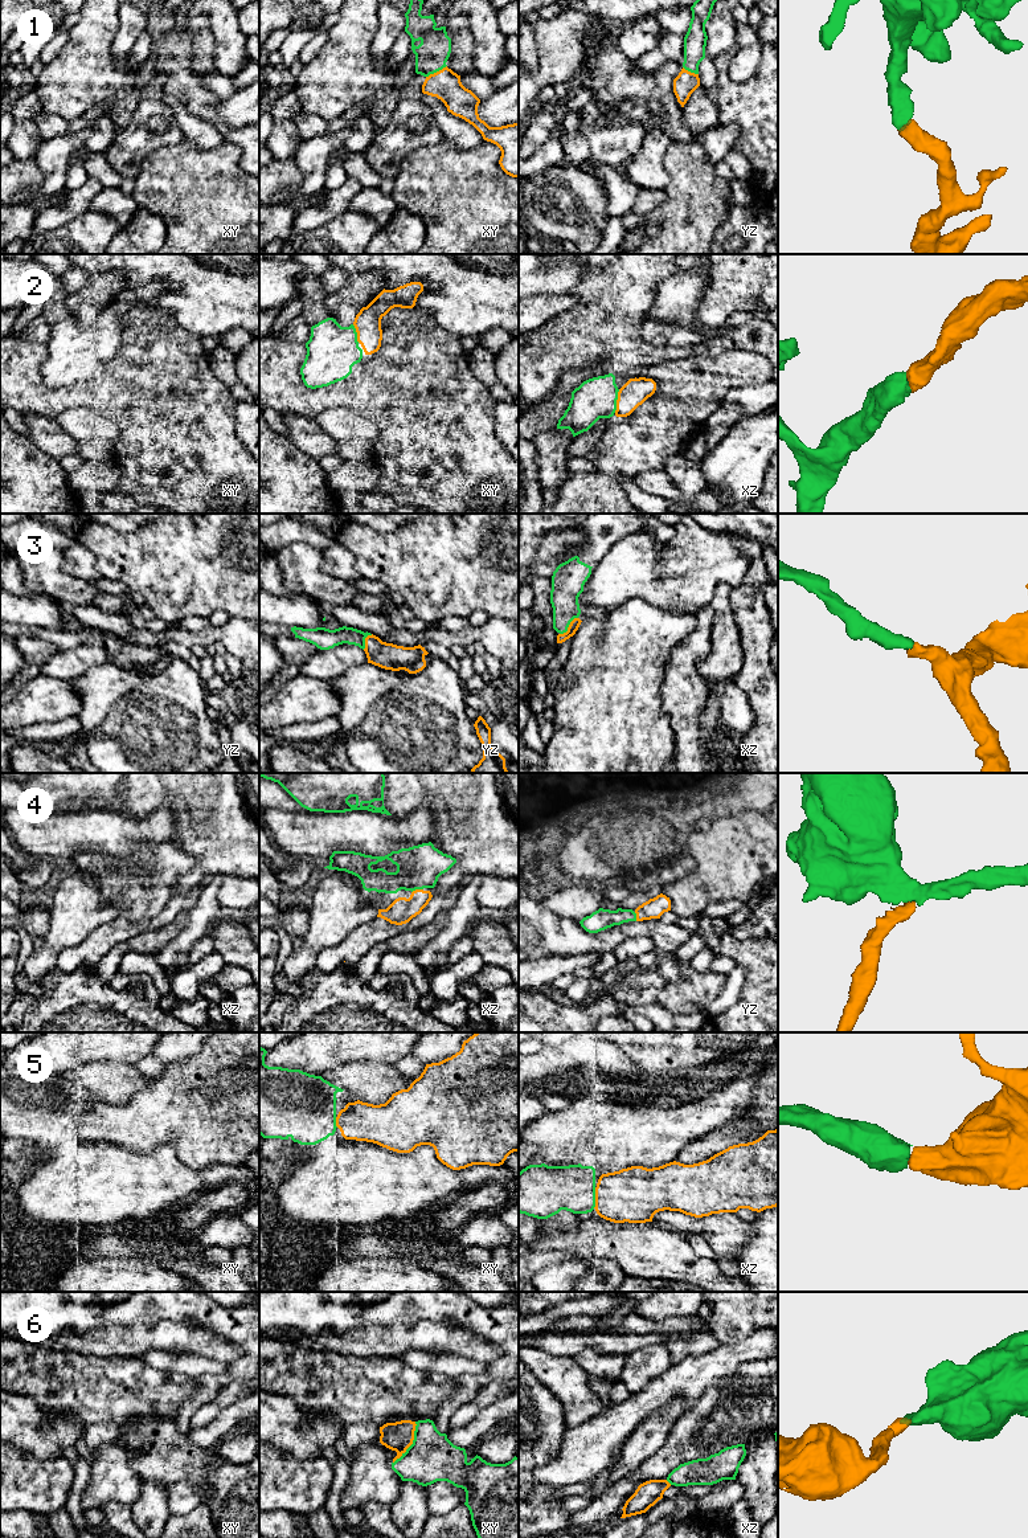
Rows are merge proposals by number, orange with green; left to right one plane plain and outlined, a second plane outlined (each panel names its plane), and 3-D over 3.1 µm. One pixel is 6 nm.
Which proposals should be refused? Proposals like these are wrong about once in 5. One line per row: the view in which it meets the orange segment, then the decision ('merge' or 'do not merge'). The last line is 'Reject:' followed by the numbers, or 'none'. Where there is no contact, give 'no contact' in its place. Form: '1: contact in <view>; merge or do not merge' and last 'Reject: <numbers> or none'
1: contact in xy; merge
2: contact in xz; merge
3: contact in xz; merge
4: contact in xz; merge
5: contact in xz; merge
6: contact in xy; merge
Reject: none

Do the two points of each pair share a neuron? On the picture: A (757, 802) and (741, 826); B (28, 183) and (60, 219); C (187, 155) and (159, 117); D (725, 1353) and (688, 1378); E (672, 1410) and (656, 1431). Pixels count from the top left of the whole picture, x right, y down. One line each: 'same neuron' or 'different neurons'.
A: different neurons
B: different neurons
C: different neurons
D: same neuron
E: same neuron

